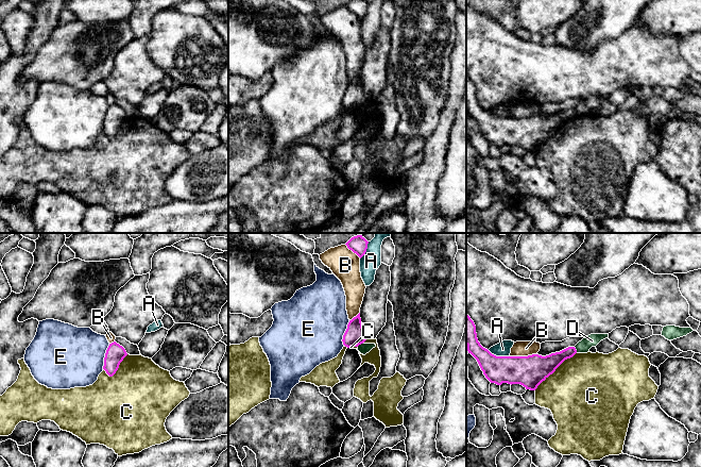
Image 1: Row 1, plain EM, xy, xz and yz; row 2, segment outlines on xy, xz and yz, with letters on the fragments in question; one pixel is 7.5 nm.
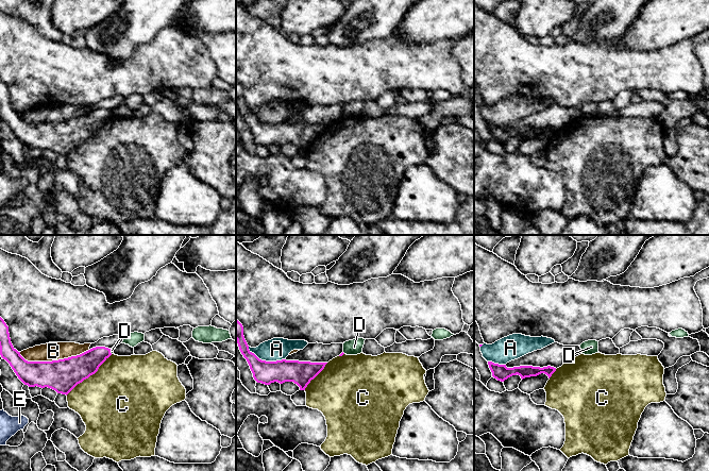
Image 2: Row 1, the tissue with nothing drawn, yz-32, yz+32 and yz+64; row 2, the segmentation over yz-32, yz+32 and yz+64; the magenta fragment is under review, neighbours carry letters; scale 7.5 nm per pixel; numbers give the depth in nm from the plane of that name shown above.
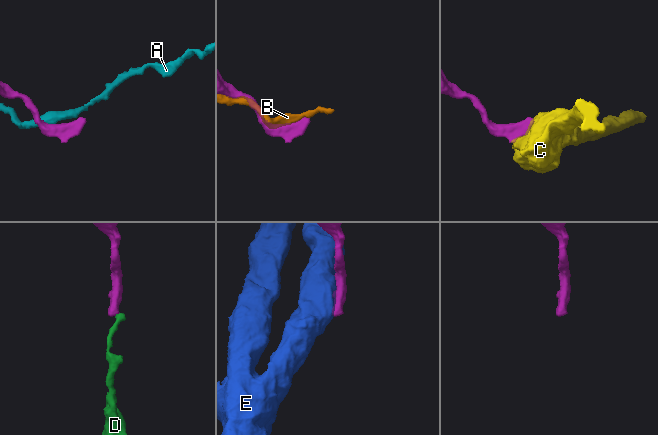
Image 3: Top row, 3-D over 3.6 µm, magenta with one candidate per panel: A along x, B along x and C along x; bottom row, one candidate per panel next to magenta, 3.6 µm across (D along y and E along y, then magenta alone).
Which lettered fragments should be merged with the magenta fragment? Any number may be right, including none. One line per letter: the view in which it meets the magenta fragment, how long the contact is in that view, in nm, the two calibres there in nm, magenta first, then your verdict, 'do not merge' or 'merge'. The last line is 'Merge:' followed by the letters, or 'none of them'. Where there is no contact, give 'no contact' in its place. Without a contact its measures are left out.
A: yz | 180 nm | 220/110 nm | do not merge
B: yz | 200 nm | 240/110 nm | do not merge
C: yz | 420 nm | 240/500 nm | do not merge
D: xz | 70 nm | 150/80 nm | do not merge
E: xy | 200 nm | 140/460 nm | do not merge
Merge: none of them

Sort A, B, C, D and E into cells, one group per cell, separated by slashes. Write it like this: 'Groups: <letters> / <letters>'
Groups: A / B / C / D / E

